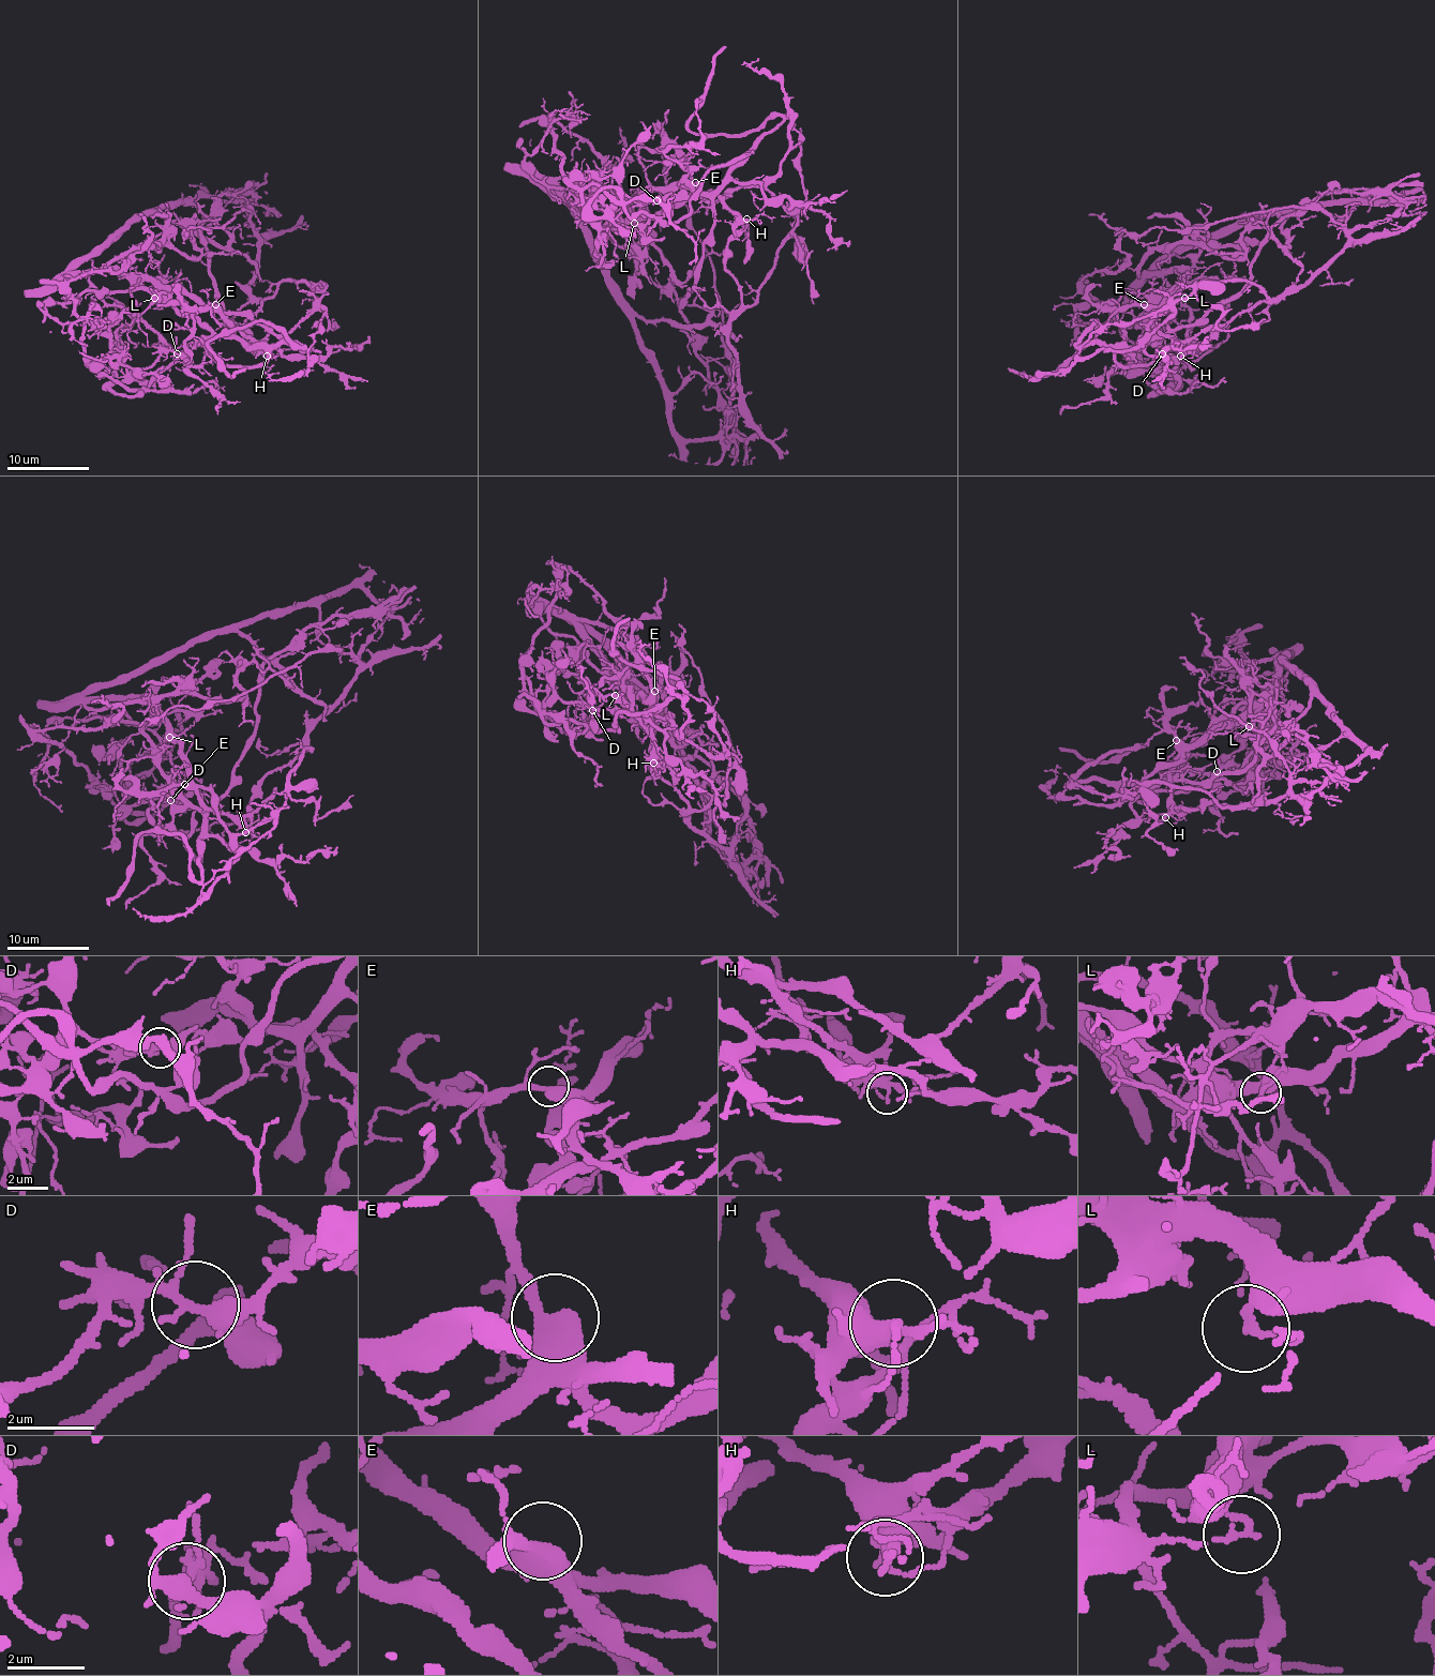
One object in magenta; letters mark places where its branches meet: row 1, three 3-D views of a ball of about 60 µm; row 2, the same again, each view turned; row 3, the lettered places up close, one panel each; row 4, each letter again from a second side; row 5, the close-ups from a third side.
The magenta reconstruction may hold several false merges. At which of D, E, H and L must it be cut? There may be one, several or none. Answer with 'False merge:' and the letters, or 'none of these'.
False merge: H, L

